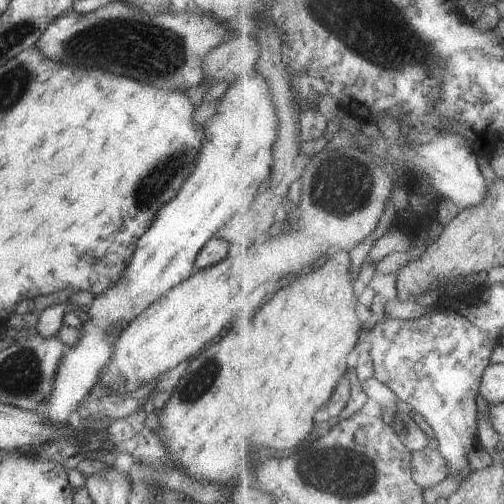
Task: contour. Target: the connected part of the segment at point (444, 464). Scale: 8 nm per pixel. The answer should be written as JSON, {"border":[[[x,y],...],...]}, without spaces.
{"border":[[[426,448],[415,452],[413,474],[416,483],[428,490],[438,486],[440,482],[447,482],[451,469],[449,461],[439,449]]]}

